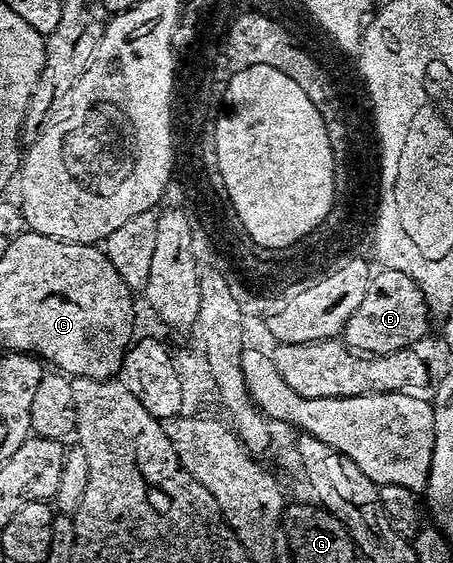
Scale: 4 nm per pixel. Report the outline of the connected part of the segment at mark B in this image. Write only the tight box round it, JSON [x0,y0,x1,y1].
[344,268,431,356]

